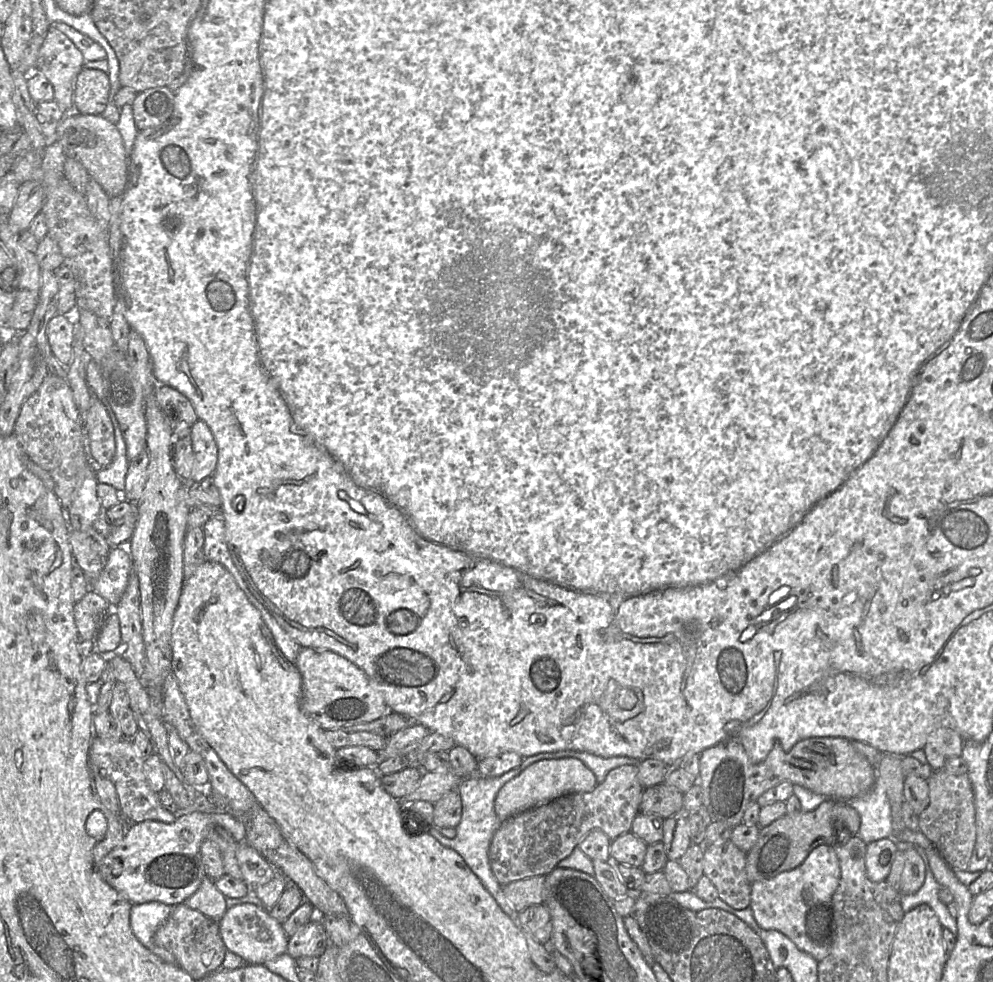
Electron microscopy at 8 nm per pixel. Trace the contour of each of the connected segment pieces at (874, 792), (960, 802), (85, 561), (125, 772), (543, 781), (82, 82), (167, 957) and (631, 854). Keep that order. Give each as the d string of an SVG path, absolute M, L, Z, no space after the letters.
M876 780L871 790L866 794L852 799L838 801L846 801L846 803L855 809L859 814L861 818L861 824L855 835L866 844L882 838L894 838L891 806L882 783L878 783Z
M944 770L935 771L927 780L929 804L918 816L919 830L933 844L953 870L967 871L976 840L974 793L967 774L952 775Z
M69 527L69 543L75 564L81 568L90 583L103 570L110 546L94 528L75 531Z
M94 736L92 739L89 750L90 779L91 774L100 771L101 776L108 778L114 784L120 805L120 815L123 819L128 820L130 823L140 823L147 820L161 821L164 823L174 822L178 814L171 813L162 806L158 793L153 791L147 782L143 771L143 763L144 760L138 754L131 739L122 738L119 741L110 741L97 736Z
M577 758L540 760L507 782L498 792L494 808L500 822L568 793L591 792L598 782L593 771Z
M83 68L78 73L74 88L74 111L88 115L101 115L108 103L110 82L107 73Z
M158 901L133 905L130 911L130 925L133 934L143 946L164 962L176 964L176 959L170 951L153 942L156 930L170 915L171 910L172 906Z
M629 831L612 840L610 845L611 861L615 864L641 867L647 852L648 845Z

